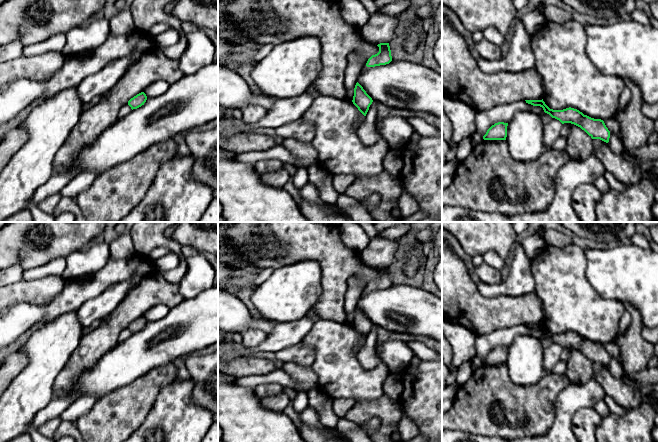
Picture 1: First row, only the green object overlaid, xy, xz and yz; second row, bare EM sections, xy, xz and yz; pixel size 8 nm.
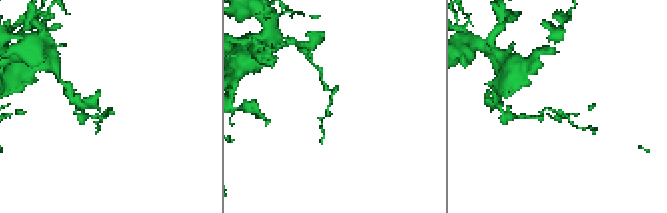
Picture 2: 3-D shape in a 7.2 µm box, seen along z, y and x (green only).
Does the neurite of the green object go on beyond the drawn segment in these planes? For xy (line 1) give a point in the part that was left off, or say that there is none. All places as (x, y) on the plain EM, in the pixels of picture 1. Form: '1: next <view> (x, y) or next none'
1: next none

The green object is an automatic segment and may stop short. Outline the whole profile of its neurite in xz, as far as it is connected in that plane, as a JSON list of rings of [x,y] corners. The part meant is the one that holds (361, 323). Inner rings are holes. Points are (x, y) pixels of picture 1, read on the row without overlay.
[[[357,306],[354,312],[354,320],[352,324],[353,328],[358,334],[366,340],[370,329],[372,328],[372,322],[366,317],[363,311]]]

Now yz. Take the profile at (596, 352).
[[[525,324],[526,327],[533,330],[540,330],[544,336],[549,338],[552,342],[559,344],[562,348],[571,347],[582,354],[584,354],[592,363],[600,363],[606,367],[609,366],[610,355],[606,351],[605,347],[601,343],[594,343],[587,339],[584,339],[577,333],[566,332],[563,334],[550,333],[542,324]]]

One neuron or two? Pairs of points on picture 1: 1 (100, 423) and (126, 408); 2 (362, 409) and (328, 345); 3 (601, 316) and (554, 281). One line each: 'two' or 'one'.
1: one
2: two
3: one

